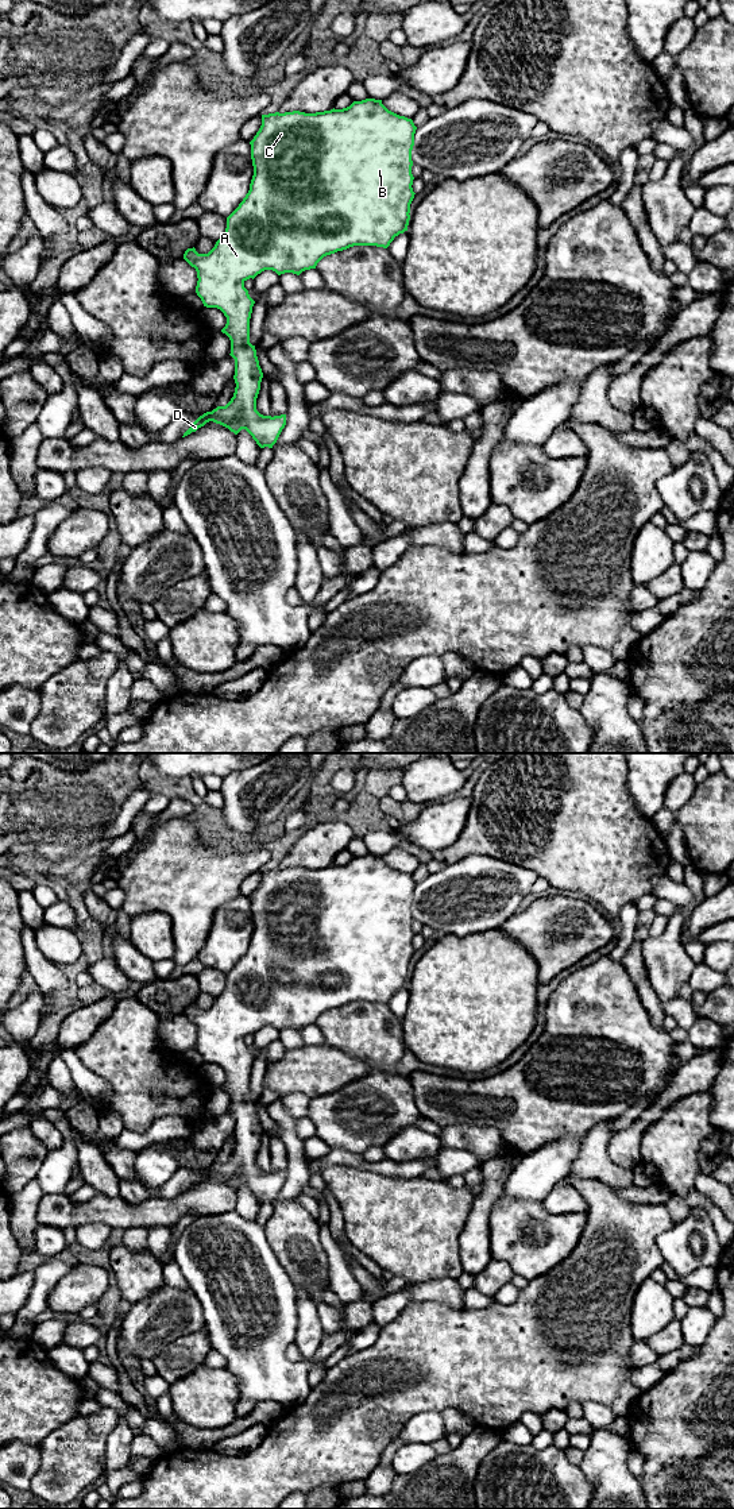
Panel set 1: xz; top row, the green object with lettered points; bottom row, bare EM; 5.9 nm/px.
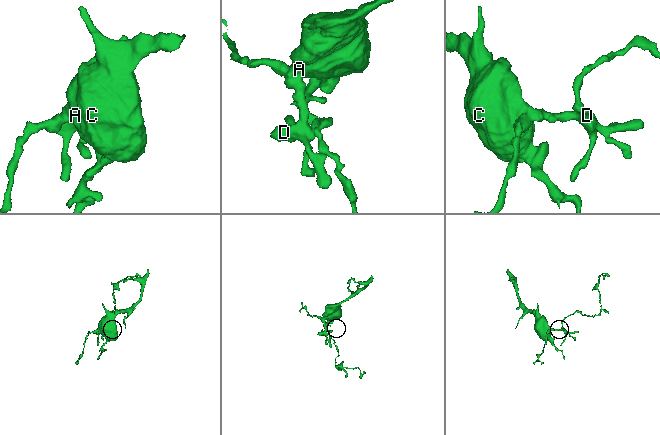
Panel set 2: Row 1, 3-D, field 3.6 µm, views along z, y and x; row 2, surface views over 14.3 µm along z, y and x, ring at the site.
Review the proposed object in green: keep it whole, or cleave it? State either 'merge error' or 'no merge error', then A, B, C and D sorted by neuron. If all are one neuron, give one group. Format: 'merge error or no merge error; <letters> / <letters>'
merge error; A B C / D

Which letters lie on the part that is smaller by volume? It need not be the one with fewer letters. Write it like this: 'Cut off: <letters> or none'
Cut off: D

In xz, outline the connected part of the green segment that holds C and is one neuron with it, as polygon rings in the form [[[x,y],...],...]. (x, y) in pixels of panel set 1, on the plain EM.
[[[366,854],[362,857],[354,857],[349,862],[343,865],[331,865],[316,869],[305,869],[300,867],[285,869],[269,869],[262,871],[262,881],[251,900],[251,915],[254,922],[254,931],[250,939],[250,946],[239,960],[239,962],[227,973],[227,984],[224,991],[216,997],[215,1003],[208,1010],[198,1010],[196,1004],[188,1004],[184,1010],[184,1015],[197,1027],[196,1049],[201,1054],[204,1062],[217,1064],[224,1072],[229,1072],[231,1060],[243,1058],[243,1042],[250,1034],[255,1034],[264,1026],[273,1026],[278,1031],[285,1028],[293,1028],[300,1031],[305,1026],[316,1024],[317,1019],[327,1011],[337,1007],[347,1006],[354,1002],[376,1002],[387,1004],[395,992],[407,987],[410,976],[410,960],[414,954],[413,948],[413,930],[412,930],[412,906],[414,902],[414,889],[417,883],[412,875],[399,872],[389,867],[382,856]]]

